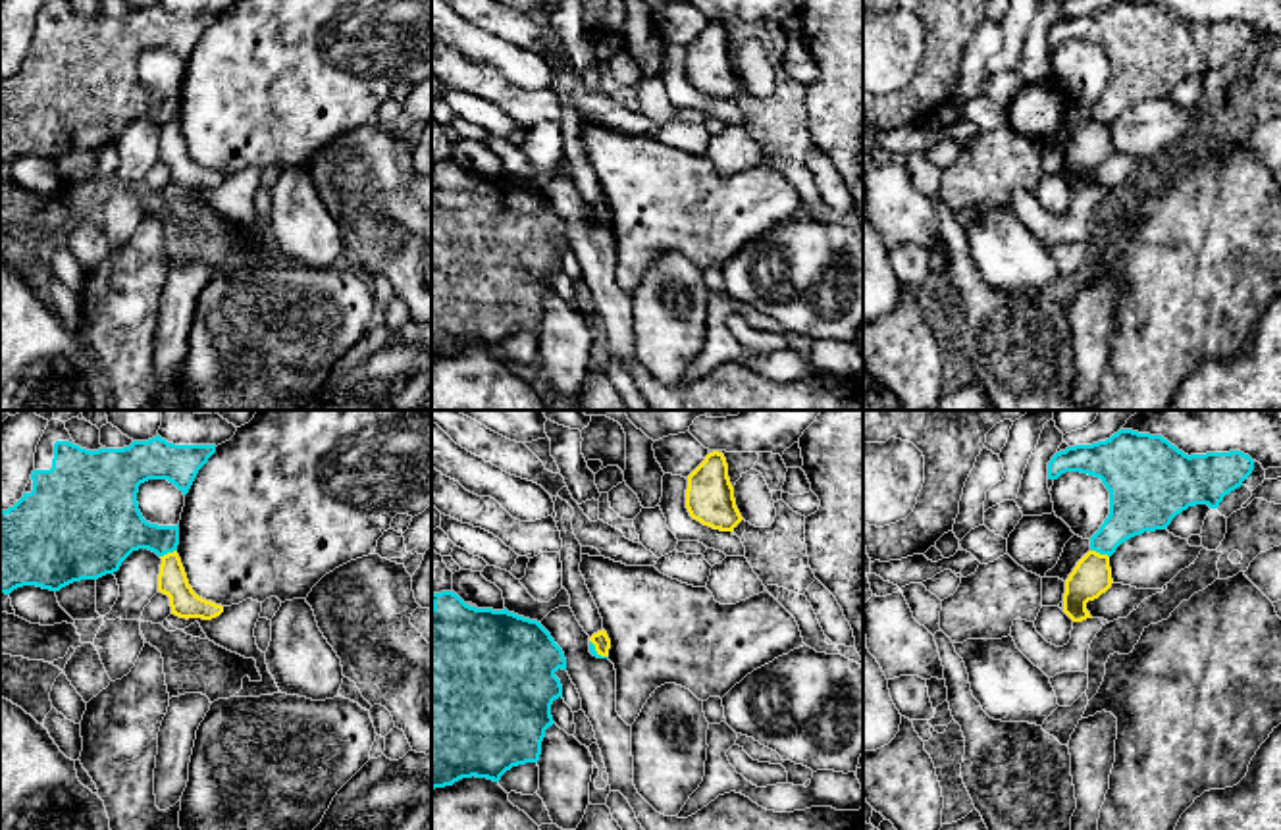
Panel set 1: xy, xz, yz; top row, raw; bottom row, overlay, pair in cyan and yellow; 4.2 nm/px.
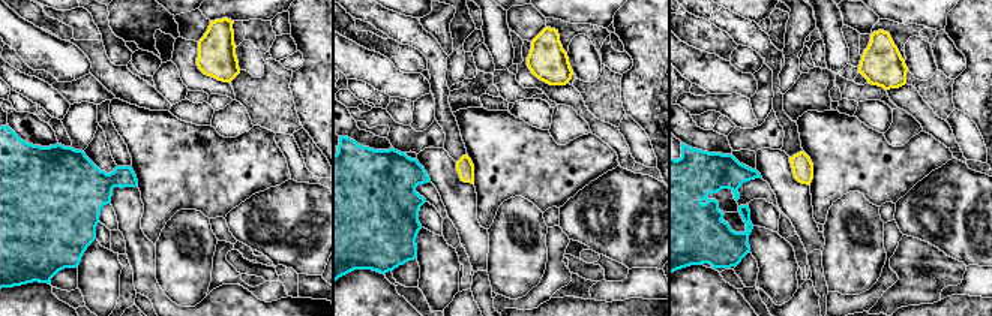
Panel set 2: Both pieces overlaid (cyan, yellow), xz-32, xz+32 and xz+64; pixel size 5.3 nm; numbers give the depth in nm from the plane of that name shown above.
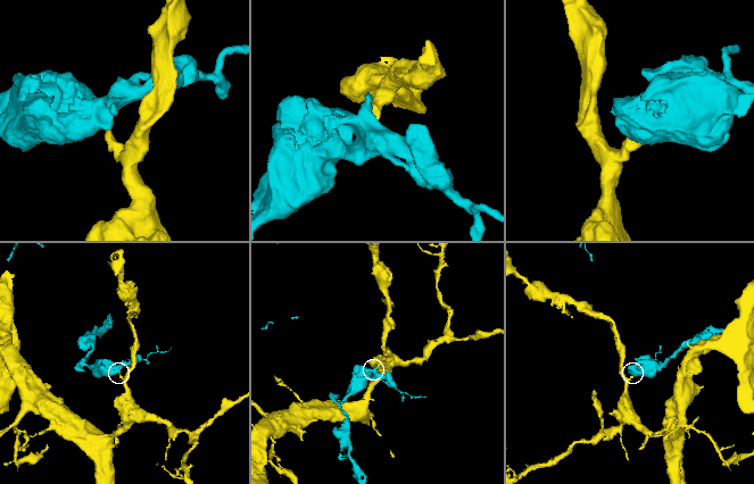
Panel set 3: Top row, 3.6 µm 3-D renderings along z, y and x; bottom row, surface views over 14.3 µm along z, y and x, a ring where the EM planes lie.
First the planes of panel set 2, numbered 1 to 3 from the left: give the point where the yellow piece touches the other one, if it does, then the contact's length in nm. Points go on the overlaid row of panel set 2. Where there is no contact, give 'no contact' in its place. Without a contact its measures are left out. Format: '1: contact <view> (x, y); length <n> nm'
1: no contact
2: no contact
3: no contact

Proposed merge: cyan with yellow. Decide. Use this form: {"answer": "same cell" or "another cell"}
{"answer": "another cell"}

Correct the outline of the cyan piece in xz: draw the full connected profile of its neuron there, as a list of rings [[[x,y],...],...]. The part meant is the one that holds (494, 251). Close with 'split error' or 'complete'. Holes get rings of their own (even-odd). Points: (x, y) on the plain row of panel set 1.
[[[431,162],[431,360],[462,347],[499,350],[512,335],[537,331],[545,298],[553,295],[551,273],[562,266],[559,237],[566,239],[562,218],[537,189],[514,181],[476,177],[457,162]]] | complete

